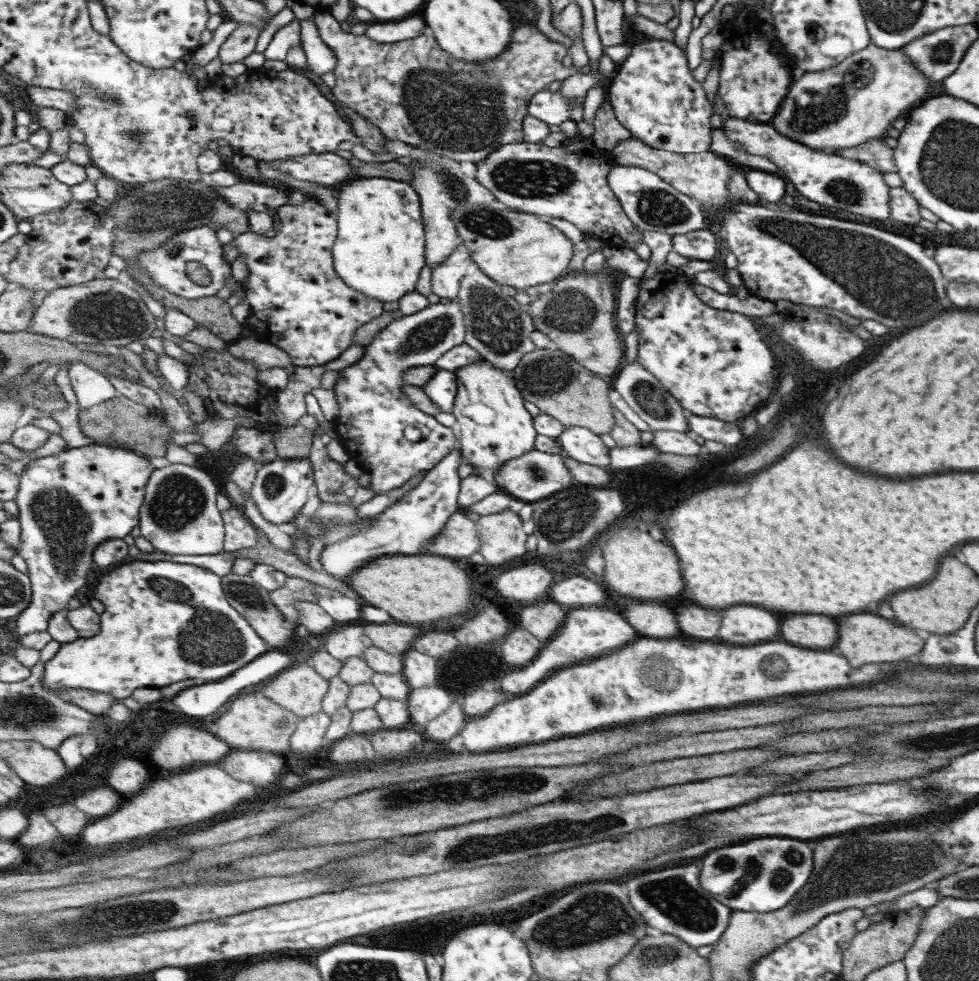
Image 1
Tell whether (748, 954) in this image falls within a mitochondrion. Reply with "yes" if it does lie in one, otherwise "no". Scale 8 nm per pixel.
yes

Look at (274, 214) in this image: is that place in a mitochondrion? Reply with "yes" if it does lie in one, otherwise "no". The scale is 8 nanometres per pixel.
no

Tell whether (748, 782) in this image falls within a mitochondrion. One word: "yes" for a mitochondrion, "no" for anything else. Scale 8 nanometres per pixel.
yes

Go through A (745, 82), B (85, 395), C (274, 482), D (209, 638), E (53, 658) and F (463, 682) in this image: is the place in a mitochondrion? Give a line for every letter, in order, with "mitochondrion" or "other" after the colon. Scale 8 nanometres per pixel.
A: other
B: other
C: mitochondrion
D: mitochondrion
E: other
F: other

